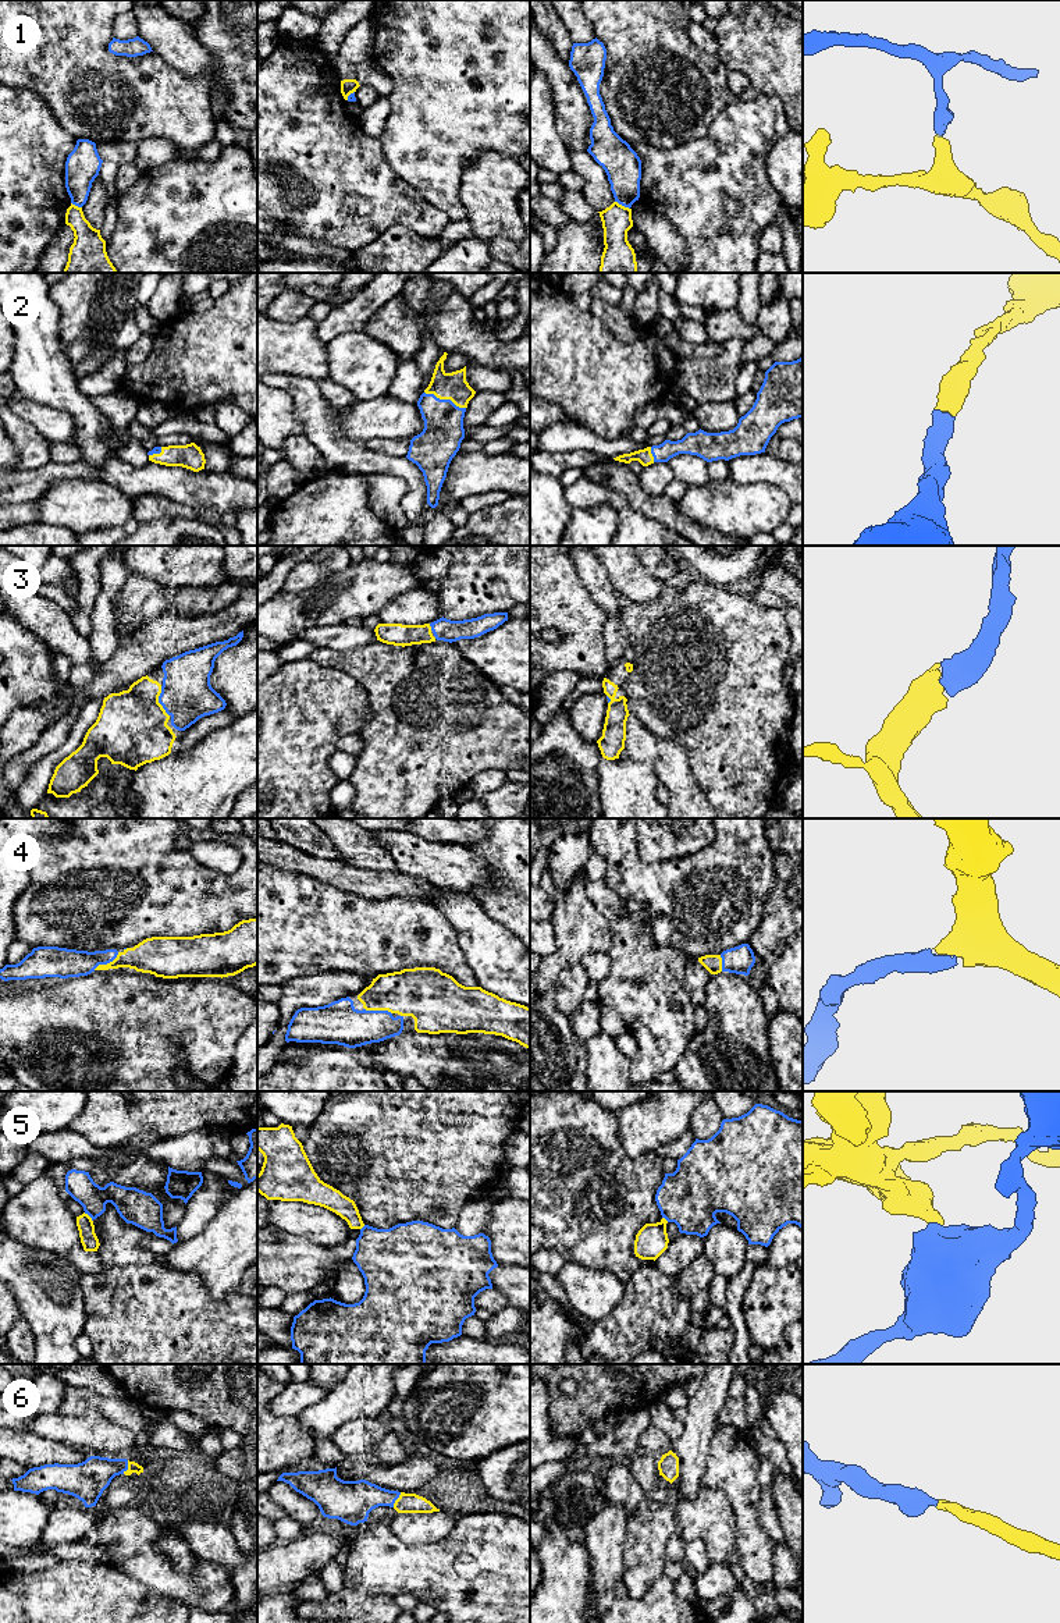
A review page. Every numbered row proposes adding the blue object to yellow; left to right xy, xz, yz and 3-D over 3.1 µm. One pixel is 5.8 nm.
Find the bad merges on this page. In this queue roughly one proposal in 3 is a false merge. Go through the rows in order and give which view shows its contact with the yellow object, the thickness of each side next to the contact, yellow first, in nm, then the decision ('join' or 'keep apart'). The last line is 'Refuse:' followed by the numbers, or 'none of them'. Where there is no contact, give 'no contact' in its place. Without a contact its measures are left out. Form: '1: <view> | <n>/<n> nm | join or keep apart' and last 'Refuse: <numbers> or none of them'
1: yz | 180/200 nm | keep apart
2: xz | 160/240 nm | join
3: xy | 420/300 nm | join
4: xy | 190/170 nm | join
5: xy | 100/180 nm | keep apart
6: xy | 60/220 nm | join
Refuse: 1, 5

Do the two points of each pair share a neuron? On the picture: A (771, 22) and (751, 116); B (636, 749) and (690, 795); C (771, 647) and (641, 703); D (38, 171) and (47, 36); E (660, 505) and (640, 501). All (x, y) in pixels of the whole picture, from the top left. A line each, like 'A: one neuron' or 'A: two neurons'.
A: two neurons
B: one neuron
C: one neuron
D: two neurons
E: one neuron

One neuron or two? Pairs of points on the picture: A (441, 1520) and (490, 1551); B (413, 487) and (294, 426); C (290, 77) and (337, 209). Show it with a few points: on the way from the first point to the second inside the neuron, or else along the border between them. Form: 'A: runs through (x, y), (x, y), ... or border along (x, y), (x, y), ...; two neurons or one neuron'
A: border along (456, 1516), (452, 1529), (447, 1534), (424, 1544); two neurons
B: border along (292, 400), (295, 416), (302, 425), (303, 433); two neurons
C: runs through (294, 110), (301, 121), (301, 156), (320, 176); one neuron

